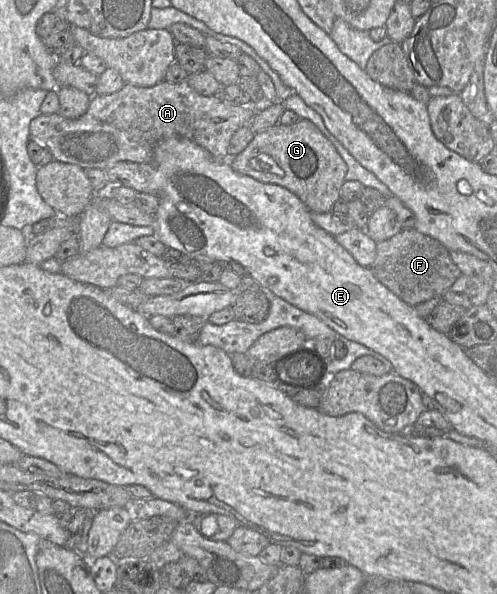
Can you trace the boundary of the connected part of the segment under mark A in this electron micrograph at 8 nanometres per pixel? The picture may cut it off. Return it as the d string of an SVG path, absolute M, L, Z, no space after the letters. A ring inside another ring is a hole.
M165 80L152 87L137 87L125 84L120 90L109 95L93 95L87 111L77 119L69 119L59 113L40 114L29 125L30 138L45 146L54 160L74 164L82 169L106 170L117 162L148 163L153 160L156 146L171 137L182 137L206 149L214 158L227 159L228 146L233 134L250 124L261 106L253 103L233 105L218 96L198 94L186 82L171 83Z

